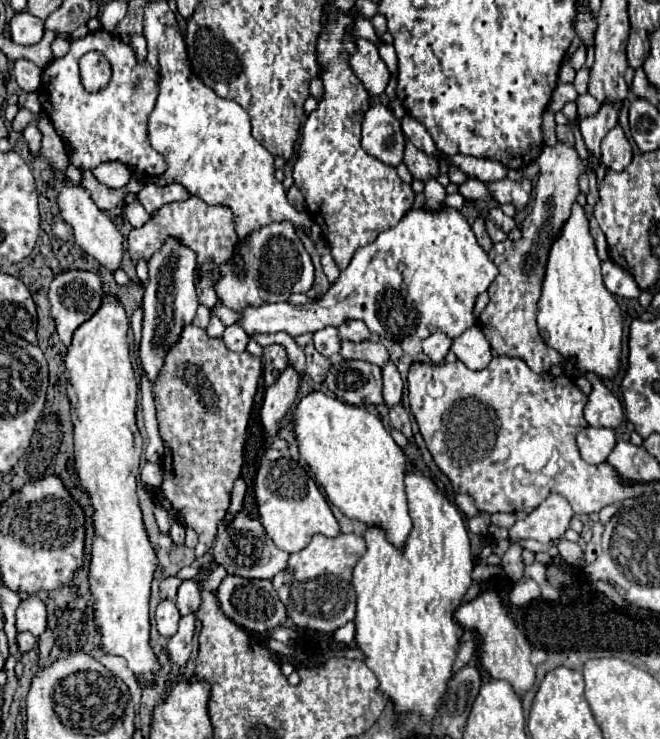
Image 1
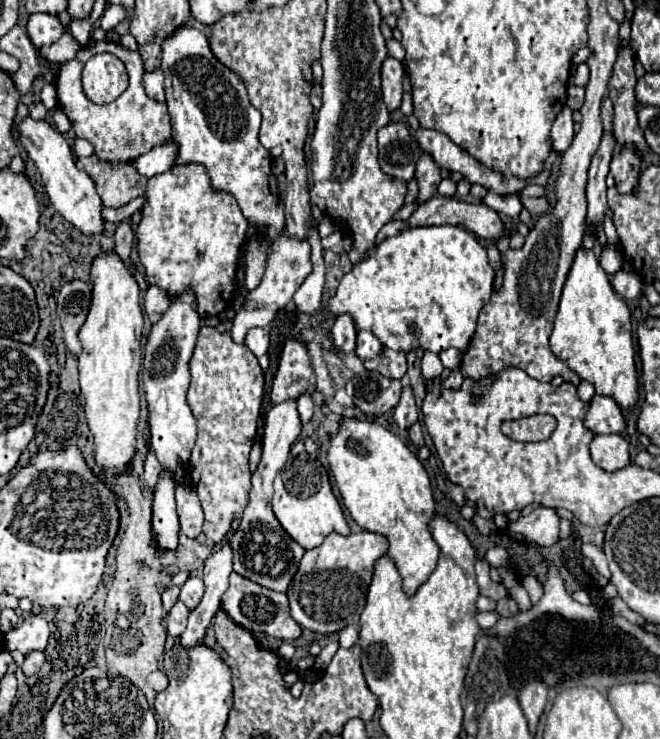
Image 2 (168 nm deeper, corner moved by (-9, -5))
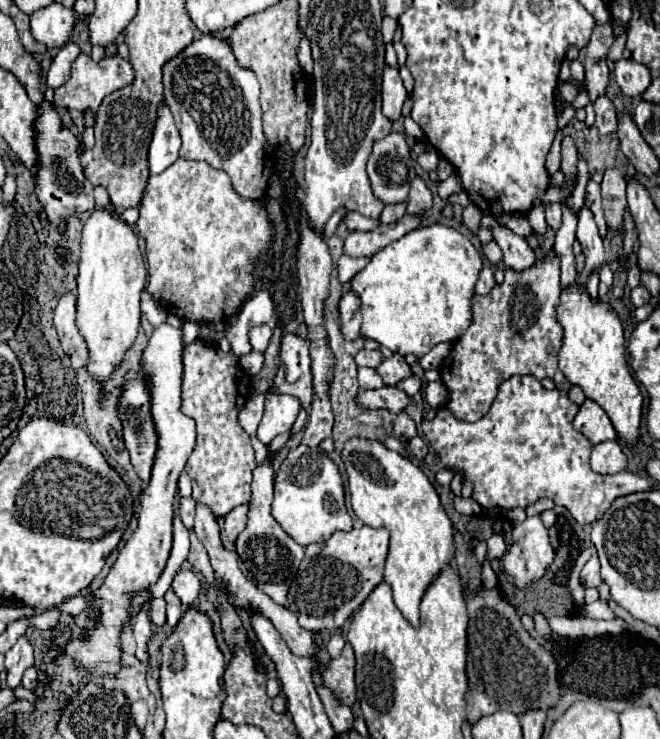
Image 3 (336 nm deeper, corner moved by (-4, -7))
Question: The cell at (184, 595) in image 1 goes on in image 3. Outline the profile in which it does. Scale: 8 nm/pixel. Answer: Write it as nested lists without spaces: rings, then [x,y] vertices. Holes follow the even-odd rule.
[[[181,569],[175,575],[171,589],[175,591],[175,595],[181,599],[181,603],[185,607],[191,607],[197,601],[197,597],[199,597],[201,581],[199,581],[199,577],[191,569]]]

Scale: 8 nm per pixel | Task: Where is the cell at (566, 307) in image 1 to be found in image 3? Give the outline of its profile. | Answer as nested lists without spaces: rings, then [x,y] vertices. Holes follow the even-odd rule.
[[[571,283],[561,291],[561,303],[557,307],[557,321],[563,327],[563,345],[559,349],[559,369],[569,383],[579,385],[585,397],[597,401],[609,415],[615,431],[629,443],[635,443],[639,437],[643,397],[629,373],[625,357],[625,337],[617,311],[593,299],[585,285]]]

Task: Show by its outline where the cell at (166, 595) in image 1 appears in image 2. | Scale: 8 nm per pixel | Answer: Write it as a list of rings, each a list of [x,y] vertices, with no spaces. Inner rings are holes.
[[[170,587],[162,593],[162,607],[164,607],[164,613],[168,613],[172,609],[172,605],[178,601],[178,593],[180,593],[180,587]]]

